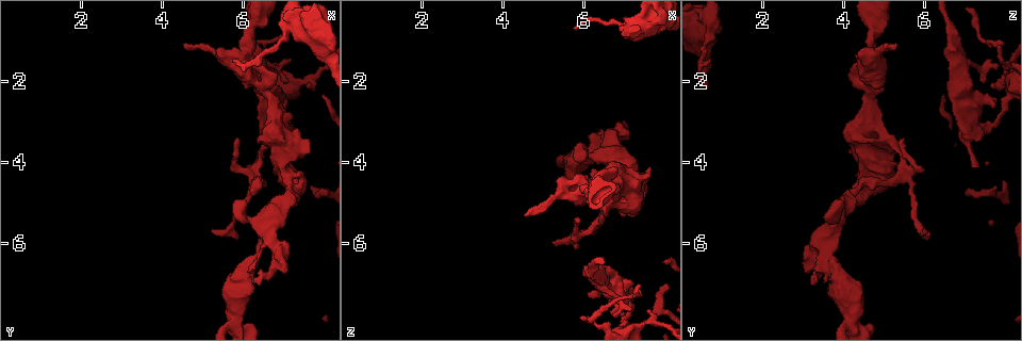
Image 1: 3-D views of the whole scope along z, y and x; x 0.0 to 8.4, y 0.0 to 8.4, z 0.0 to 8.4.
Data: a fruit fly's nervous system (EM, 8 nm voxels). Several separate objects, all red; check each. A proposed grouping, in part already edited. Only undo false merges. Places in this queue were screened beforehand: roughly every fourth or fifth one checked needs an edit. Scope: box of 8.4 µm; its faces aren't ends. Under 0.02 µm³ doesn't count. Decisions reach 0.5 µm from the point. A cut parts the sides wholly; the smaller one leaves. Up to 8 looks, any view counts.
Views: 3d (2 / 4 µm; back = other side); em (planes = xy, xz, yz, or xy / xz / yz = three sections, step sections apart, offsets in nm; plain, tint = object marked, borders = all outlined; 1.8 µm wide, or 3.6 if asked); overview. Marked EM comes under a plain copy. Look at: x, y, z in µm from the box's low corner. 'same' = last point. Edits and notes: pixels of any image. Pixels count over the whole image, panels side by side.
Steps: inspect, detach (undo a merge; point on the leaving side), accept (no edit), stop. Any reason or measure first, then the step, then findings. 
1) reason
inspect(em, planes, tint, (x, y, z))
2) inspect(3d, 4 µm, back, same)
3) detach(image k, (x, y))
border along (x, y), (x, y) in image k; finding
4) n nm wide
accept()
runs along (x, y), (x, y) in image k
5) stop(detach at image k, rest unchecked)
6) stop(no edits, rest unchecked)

arms part here
inspect(em, xy, step 4, tint, (6.35, 1.65, 6.85))

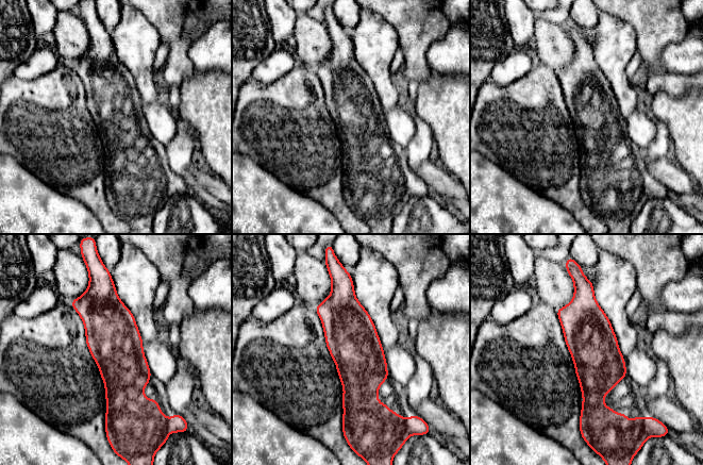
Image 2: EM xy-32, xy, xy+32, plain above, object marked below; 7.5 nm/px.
cut it another way
inspect(em, yz, step 16, borders, same)

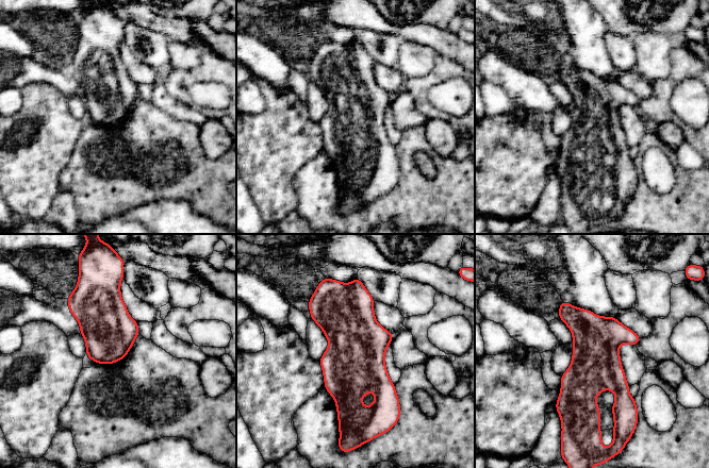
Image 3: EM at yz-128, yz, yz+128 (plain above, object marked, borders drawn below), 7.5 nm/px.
accept()
one neuron here

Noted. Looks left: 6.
narrows sharply
inspect(3d, 4 µm, back, (6.10, 1.75, 4.80))

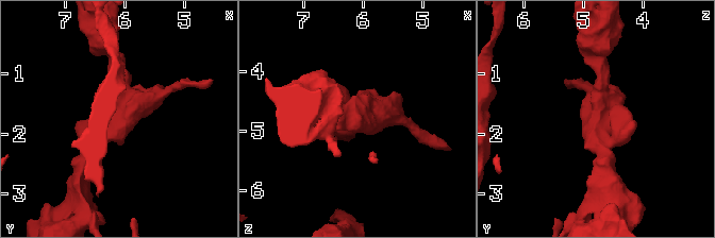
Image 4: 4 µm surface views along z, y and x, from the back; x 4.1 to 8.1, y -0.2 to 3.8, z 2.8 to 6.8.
need the tissue
inspect(em, planes, tint, (6.05, 1.80, 4.70))

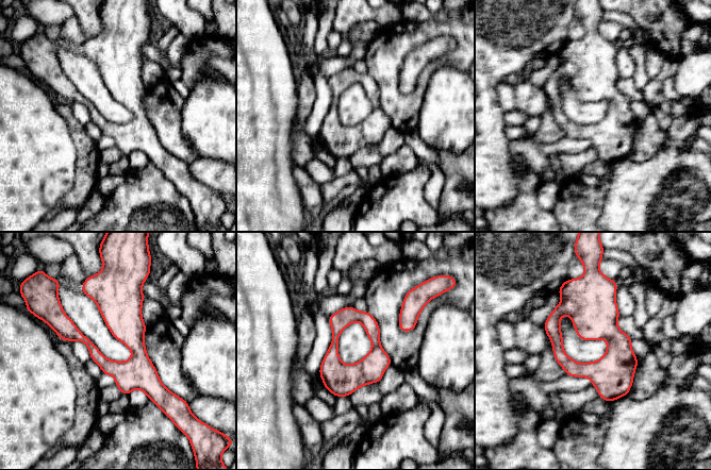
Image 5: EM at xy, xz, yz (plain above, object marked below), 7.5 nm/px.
170 nm wide
accept()
runs along (58, 329), (165, 392) in image 5; continuous, no second neuron

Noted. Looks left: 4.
touches itself
inspect(3d, 2 µm, (6.50, 6.80, 3.30))

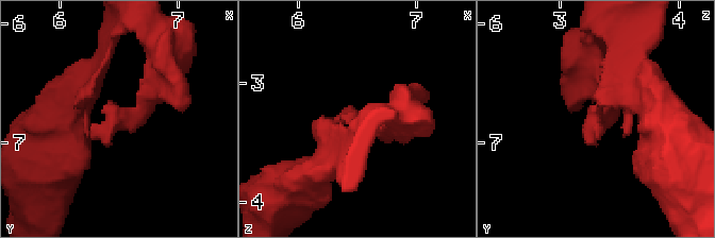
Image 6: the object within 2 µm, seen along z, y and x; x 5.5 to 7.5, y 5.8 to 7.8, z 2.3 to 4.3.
shape alone is not enough
inspect(em, yz, step 16, tint, (6.50, 6.80, 3.28))

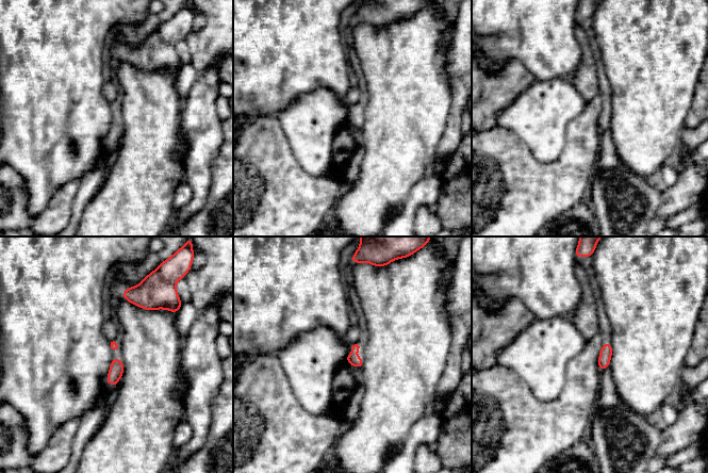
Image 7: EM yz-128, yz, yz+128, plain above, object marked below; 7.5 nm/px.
inspect(em, planes, tint, same)

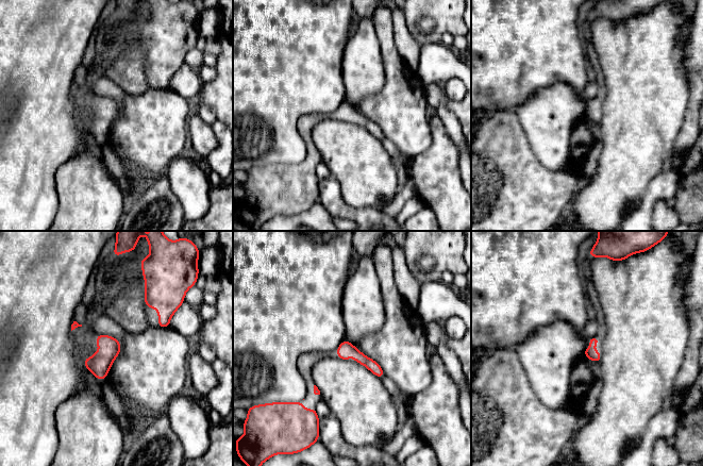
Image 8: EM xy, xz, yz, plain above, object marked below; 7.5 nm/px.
80 nm wide
accept()
runs along (339, 349), (354, 352), (381, 373) in image 8; all the same neuron

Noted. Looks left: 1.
inspect(em, yz, step 8, tint, (7.25, 4.75, 4.40))

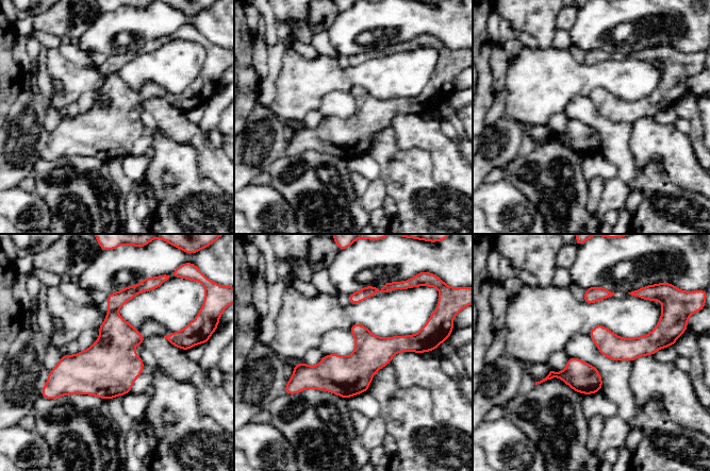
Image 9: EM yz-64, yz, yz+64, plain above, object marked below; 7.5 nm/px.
180 nm wide
accept()
runs along (417, 348), (295, 377) in image 9; continuous, no second neuron

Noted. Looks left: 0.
stop(no edits, rest unchecked)

